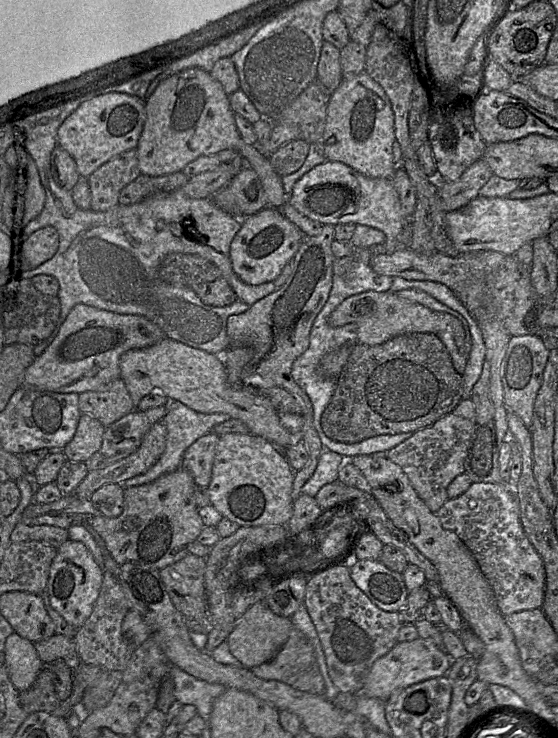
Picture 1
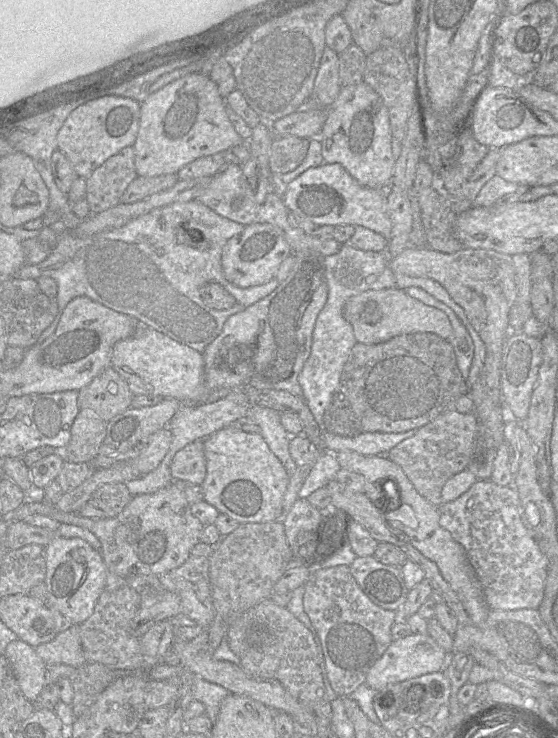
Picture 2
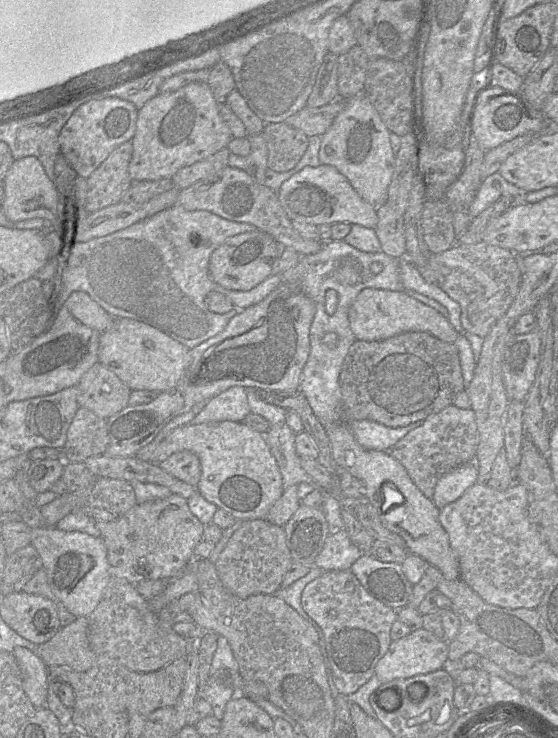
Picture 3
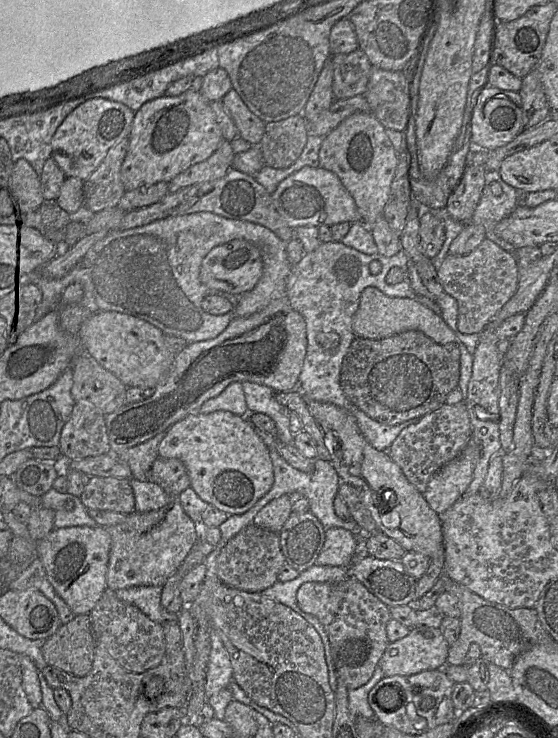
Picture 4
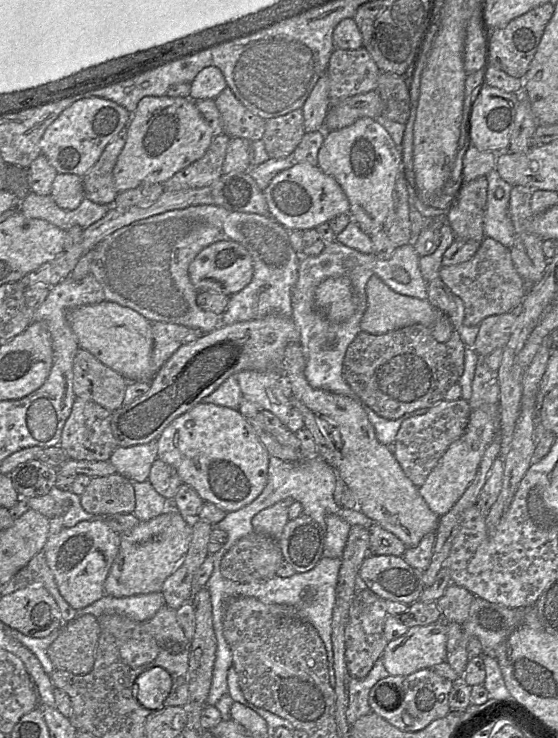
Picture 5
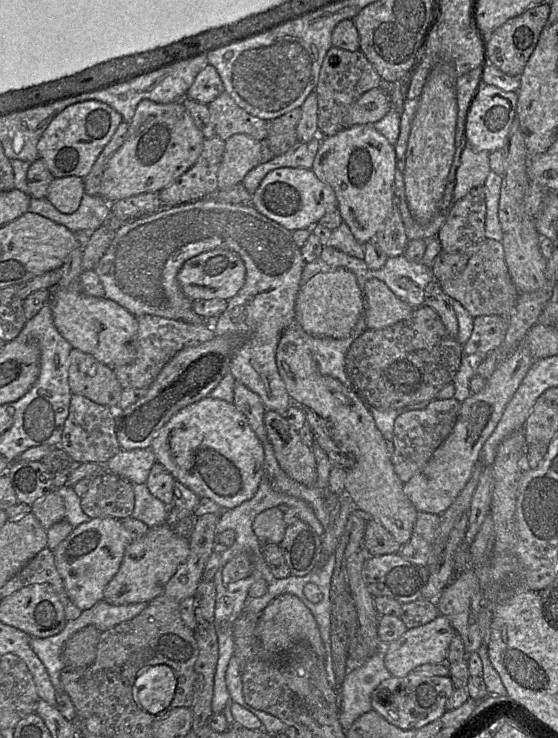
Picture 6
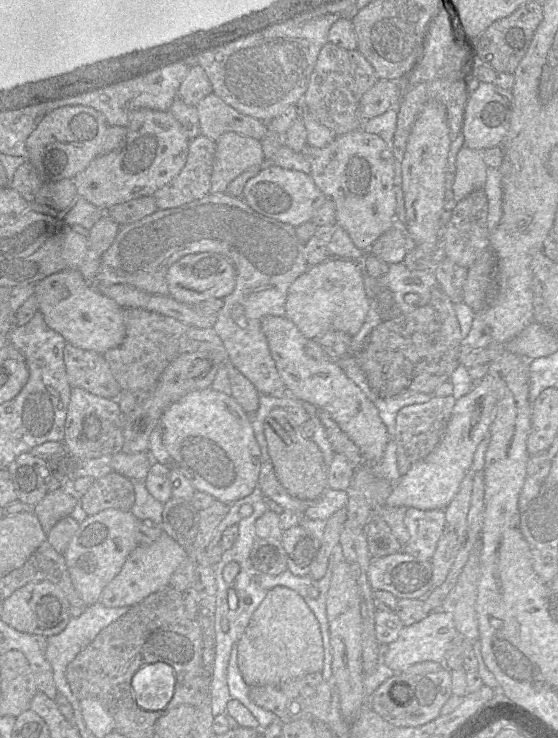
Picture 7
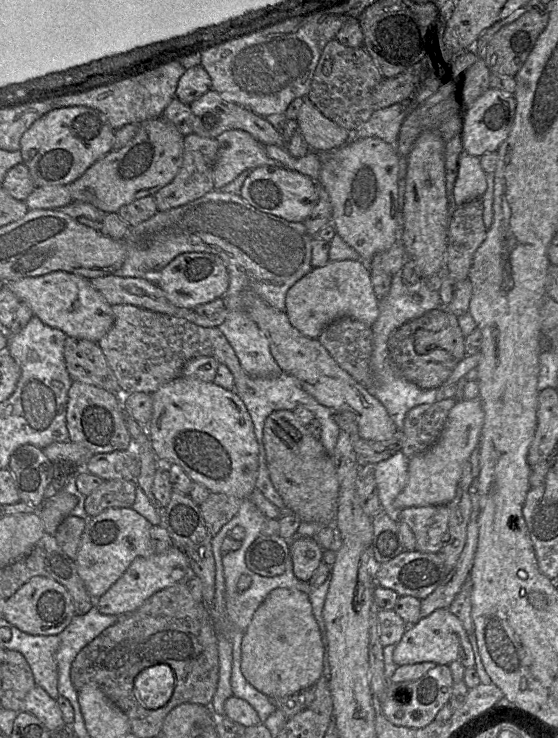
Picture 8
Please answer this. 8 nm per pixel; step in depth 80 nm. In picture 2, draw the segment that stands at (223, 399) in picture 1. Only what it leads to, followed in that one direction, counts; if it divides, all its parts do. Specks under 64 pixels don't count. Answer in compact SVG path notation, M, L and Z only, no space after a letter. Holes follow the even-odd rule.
M140 324L136 332L116 342L111 366L127 381L133 395L153 394L175 398L181 403L200 404L204 399L204 357L202 352Z

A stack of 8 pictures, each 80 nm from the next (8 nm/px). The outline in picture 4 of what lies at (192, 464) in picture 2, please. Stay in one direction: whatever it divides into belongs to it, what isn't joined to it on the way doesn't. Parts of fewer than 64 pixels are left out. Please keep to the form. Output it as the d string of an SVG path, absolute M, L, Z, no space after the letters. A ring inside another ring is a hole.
M157 458L150 470L149 479L160 485L172 497L190 487L190 478L184 463L177 458Z

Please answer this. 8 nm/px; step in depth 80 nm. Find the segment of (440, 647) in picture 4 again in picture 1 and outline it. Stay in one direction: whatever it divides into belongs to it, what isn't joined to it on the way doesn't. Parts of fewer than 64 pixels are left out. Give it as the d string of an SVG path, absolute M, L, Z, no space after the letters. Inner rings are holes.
M417 637L411 641L397 642L372 664L360 693L366 697L386 701L395 691L430 678L446 675L451 663L452 659L449 655L428 639Z

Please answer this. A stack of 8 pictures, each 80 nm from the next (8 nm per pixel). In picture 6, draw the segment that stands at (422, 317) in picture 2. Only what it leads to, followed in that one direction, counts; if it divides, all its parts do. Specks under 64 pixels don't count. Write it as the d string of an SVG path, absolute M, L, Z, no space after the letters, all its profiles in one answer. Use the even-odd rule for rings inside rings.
M371 279L365 285L364 317L367 329L382 329L410 317L412 308L398 299L386 284Z

